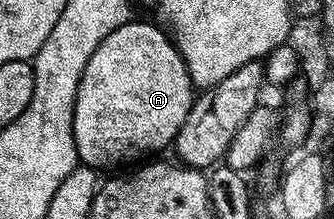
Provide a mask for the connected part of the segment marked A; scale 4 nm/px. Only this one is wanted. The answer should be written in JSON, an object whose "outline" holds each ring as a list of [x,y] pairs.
{"outline":[[[131,20],[129,22],[125,22],[123,26],[117,26],[117,28],[108,36],[104,36],[104,41],[100,43],[100,48],[96,48],[96,52],[92,52],[92,60],[88,60],[88,64],[84,64],[84,76],[80,76],[80,88],[76,92],[76,108],[74,109],[74,139],[76,140],[76,152],[78,153],[79,163],[83,166],[88,166],[93,169],[95,172],[103,172],[102,170],[110,170],[113,166],[122,166],[125,162],[134,162],[137,163],[139,160],[149,159],[151,156],[149,154],[154,154],[157,150],[162,150],[171,145],[173,143],[174,137],[176,136],[176,132],[180,132],[180,124],[184,124],[184,116],[188,116],[188,112],[192,108],[192,104],[194,103],[194,99],[196,97],[196,87],[193,82],[190,80],[190,73],[188,72],[188,68],[184,64],[184,60],[180,56],[180,52],[174,46],[174,40],[170,37],[169,33],[161,25],[155,24],[153,26],[150,22],[137,22],[137,20]]]}

